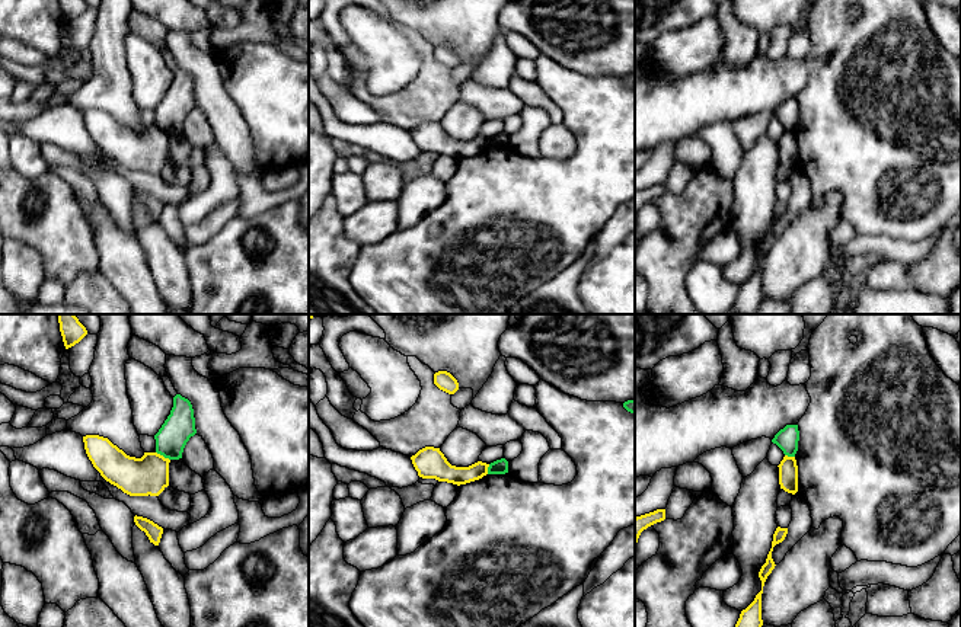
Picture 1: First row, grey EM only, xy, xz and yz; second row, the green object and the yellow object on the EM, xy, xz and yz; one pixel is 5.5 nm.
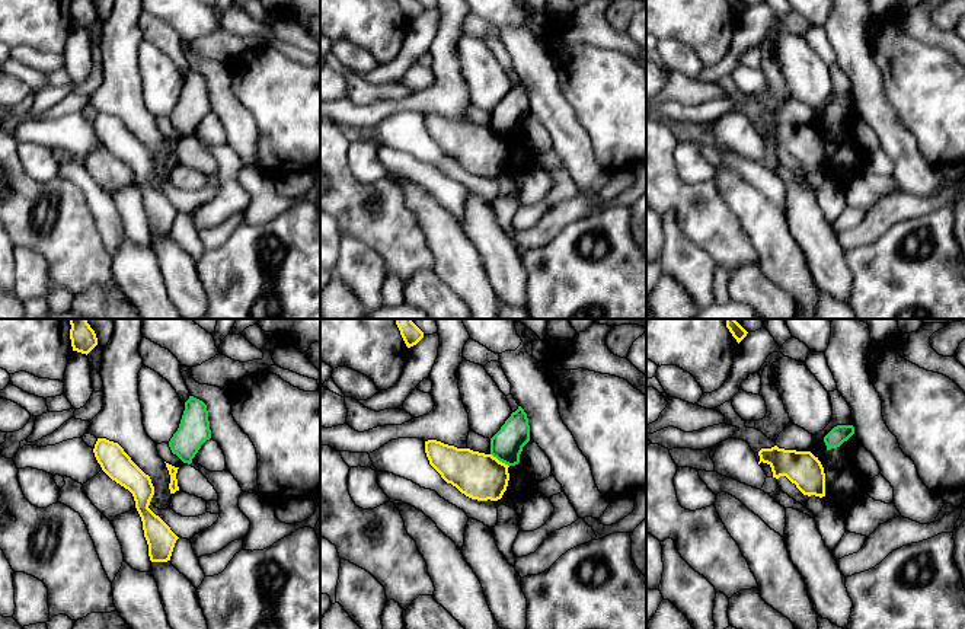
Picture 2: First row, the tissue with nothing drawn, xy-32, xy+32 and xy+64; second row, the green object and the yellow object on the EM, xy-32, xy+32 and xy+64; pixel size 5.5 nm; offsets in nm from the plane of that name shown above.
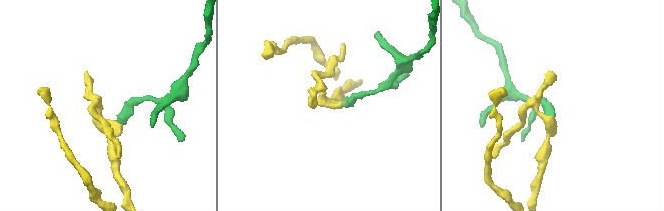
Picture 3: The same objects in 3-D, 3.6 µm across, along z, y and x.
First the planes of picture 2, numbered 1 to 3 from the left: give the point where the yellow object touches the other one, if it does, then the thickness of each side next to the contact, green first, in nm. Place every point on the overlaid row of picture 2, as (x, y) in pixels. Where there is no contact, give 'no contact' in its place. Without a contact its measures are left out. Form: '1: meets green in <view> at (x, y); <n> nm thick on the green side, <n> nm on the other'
1: no contact
2: meets green in xy+32 at (499, 460); 180 nm thick on the green side, 260 nm on the other
3: no contact

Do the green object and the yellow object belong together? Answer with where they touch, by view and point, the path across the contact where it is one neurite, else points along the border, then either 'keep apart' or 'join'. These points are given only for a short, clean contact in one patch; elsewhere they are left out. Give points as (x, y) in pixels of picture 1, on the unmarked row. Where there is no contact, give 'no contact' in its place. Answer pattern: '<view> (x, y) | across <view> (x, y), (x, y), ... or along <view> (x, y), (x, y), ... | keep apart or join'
xy (163, 130) | along xy (156, 125), (169, 134) | keep apart

